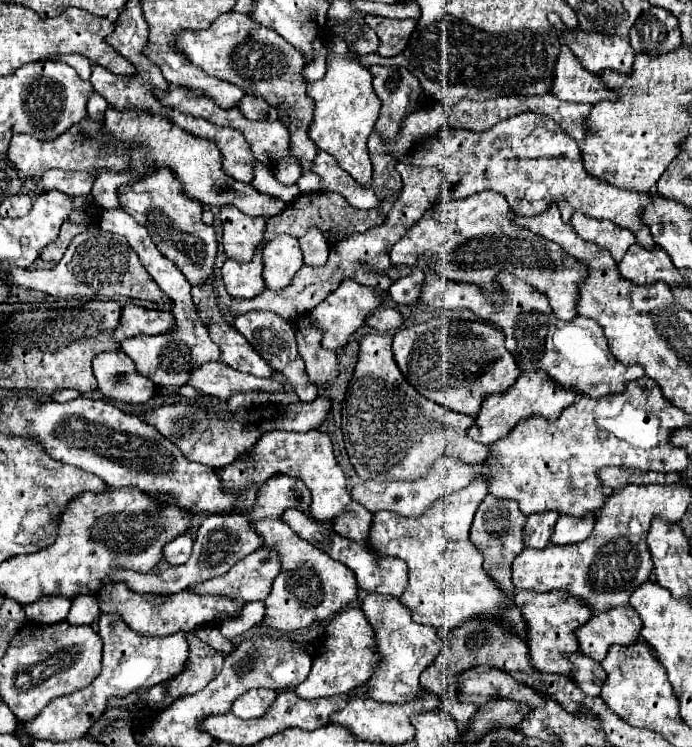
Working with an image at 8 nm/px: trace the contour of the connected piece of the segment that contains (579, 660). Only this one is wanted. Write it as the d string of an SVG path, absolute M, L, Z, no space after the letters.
M582 653L570 655L570 661L574 665L574 671L570 673L570 679L590 697L598 697L600 689L606 681L606 671L600 663L594 663L594 659L584 659Z

